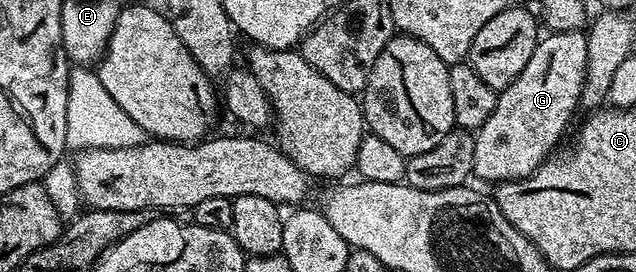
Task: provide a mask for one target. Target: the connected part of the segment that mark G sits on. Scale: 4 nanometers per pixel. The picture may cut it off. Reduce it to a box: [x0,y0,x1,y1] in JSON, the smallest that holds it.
[473,31,587,185]

